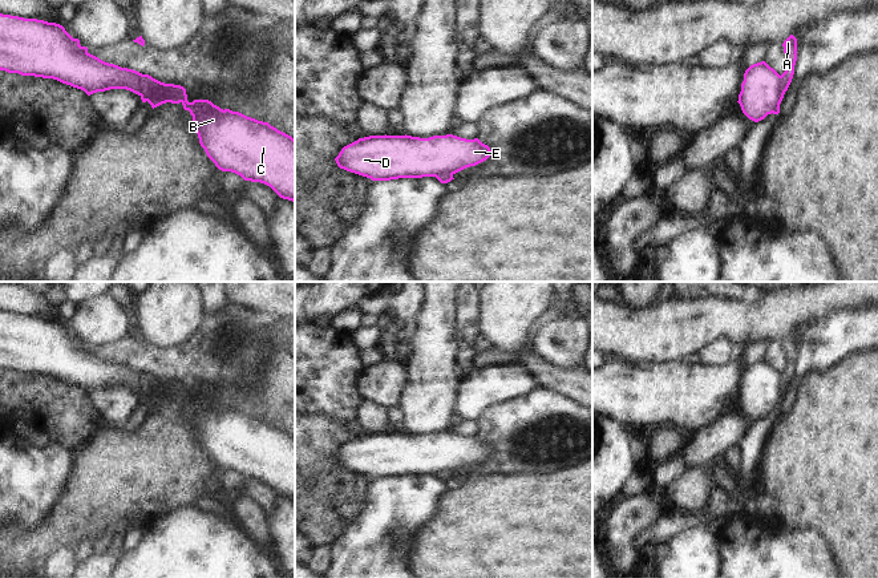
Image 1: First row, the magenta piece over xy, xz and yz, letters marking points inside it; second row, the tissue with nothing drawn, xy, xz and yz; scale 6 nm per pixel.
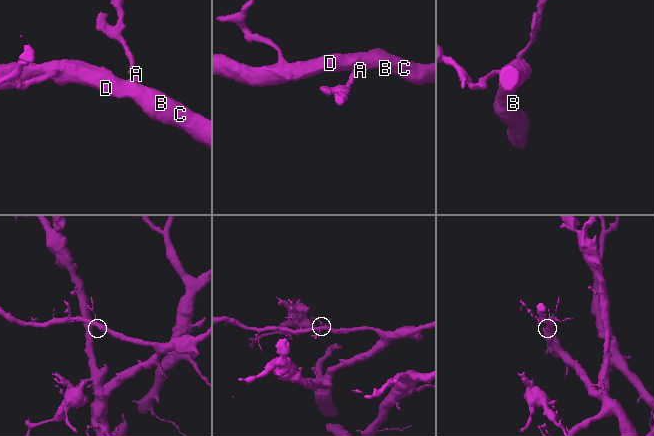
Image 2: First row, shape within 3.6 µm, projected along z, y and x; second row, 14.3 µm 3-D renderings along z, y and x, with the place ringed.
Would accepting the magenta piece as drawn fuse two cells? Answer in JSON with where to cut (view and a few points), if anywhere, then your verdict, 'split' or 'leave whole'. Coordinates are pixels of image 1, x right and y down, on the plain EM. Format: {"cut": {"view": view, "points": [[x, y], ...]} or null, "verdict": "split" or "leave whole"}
{"cut": {"view": "yz", "points": [[780, 374], [784, 391]]}, "verdict": "split"}

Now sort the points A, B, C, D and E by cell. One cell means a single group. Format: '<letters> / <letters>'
A / B C D E

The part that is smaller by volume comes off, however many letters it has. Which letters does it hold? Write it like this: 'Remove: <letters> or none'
Remove: A

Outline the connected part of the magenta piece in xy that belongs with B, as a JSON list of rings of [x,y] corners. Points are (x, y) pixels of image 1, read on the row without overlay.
[[[0,311],[0,368],[53,376],[84,388],[88,393],[110,387],[126,387],[138,392],[151,405],[162,401],[182,401],[193,413],[193,424],[207,454],[222,469],[231,469],[244,478],[270,484],[280,496],[295,500],[295,437],[271,424],[239,409],[220,407],[209,397],[187,399],[186,387],[151,376],[150,383],[142,371],[105,360],[80,343],[62,323],[37,316]]]

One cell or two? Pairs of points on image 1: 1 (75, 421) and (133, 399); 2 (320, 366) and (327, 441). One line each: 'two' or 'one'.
1: two
2: two

